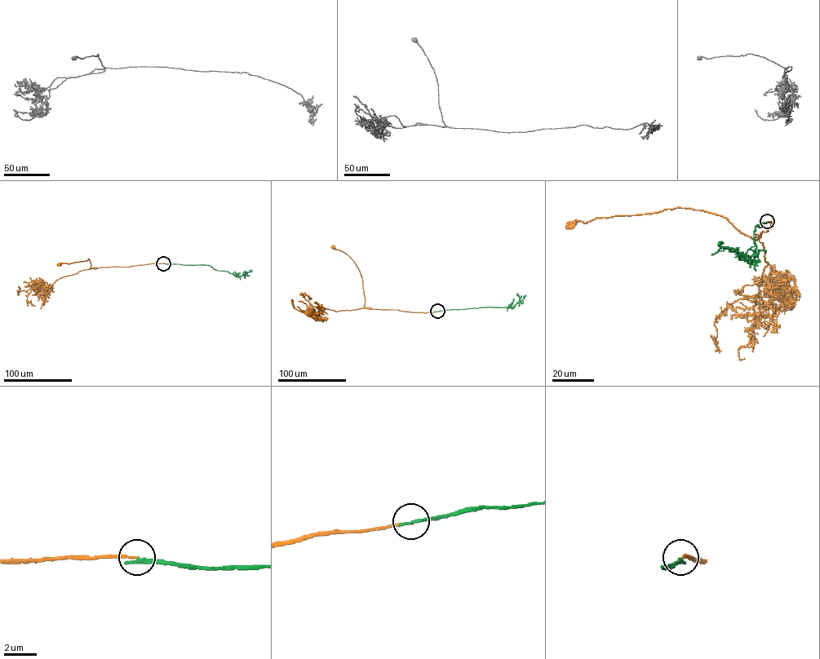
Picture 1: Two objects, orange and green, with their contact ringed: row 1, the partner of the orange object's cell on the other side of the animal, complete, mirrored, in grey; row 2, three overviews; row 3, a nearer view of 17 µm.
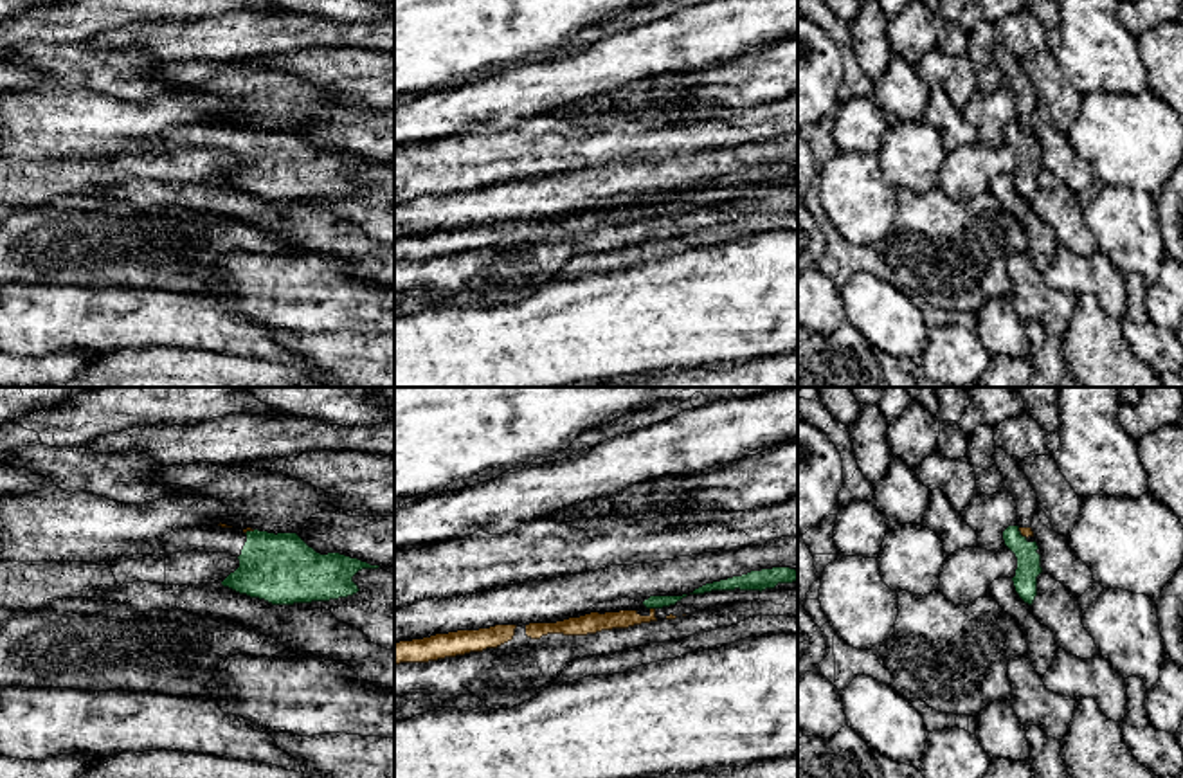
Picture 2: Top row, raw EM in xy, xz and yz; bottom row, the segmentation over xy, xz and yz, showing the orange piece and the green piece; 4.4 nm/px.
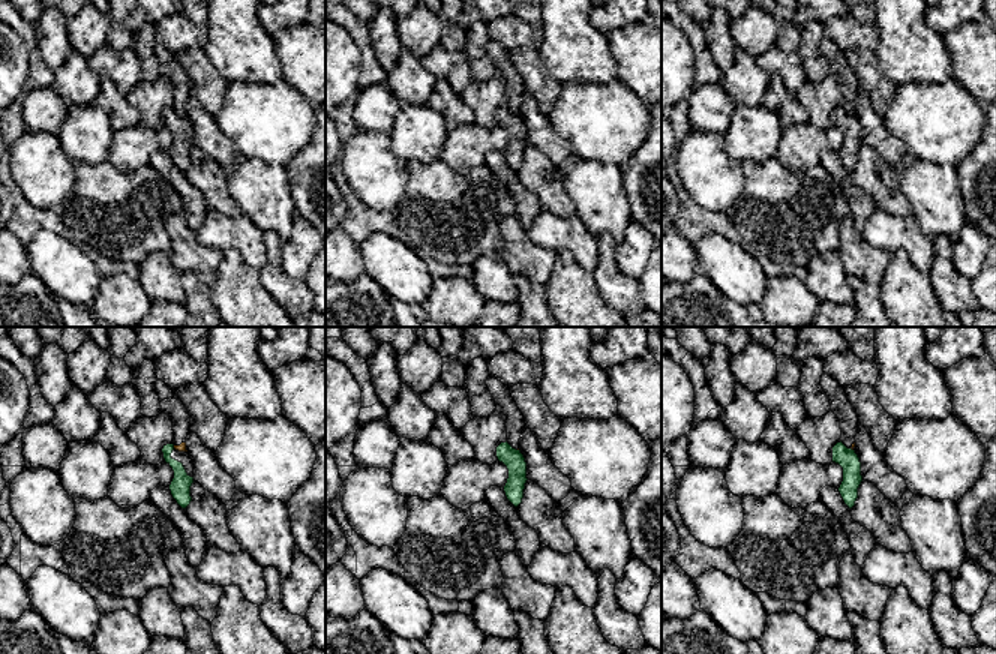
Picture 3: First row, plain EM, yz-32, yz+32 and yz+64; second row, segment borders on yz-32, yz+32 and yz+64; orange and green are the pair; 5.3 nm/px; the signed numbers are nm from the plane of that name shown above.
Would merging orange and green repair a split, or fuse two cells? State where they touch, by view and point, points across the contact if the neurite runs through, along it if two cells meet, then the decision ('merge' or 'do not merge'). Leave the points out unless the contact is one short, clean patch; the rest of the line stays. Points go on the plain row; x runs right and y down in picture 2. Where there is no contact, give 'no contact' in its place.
contact xz (652, 206); border xz (650, 204), (654, 206); do not merge

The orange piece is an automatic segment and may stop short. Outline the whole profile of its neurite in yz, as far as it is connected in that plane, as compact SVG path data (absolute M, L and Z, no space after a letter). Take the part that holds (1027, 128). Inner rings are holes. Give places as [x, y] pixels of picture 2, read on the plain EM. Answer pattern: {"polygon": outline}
{"polygon": "M1001 43L994 49L996 63L1003 72L1005 85L1012 90L1017 101L1017 122L1023 133L1034 133L1032 117L1039 106L1037 90L1028 74L1019 65L1019 59Z"}

